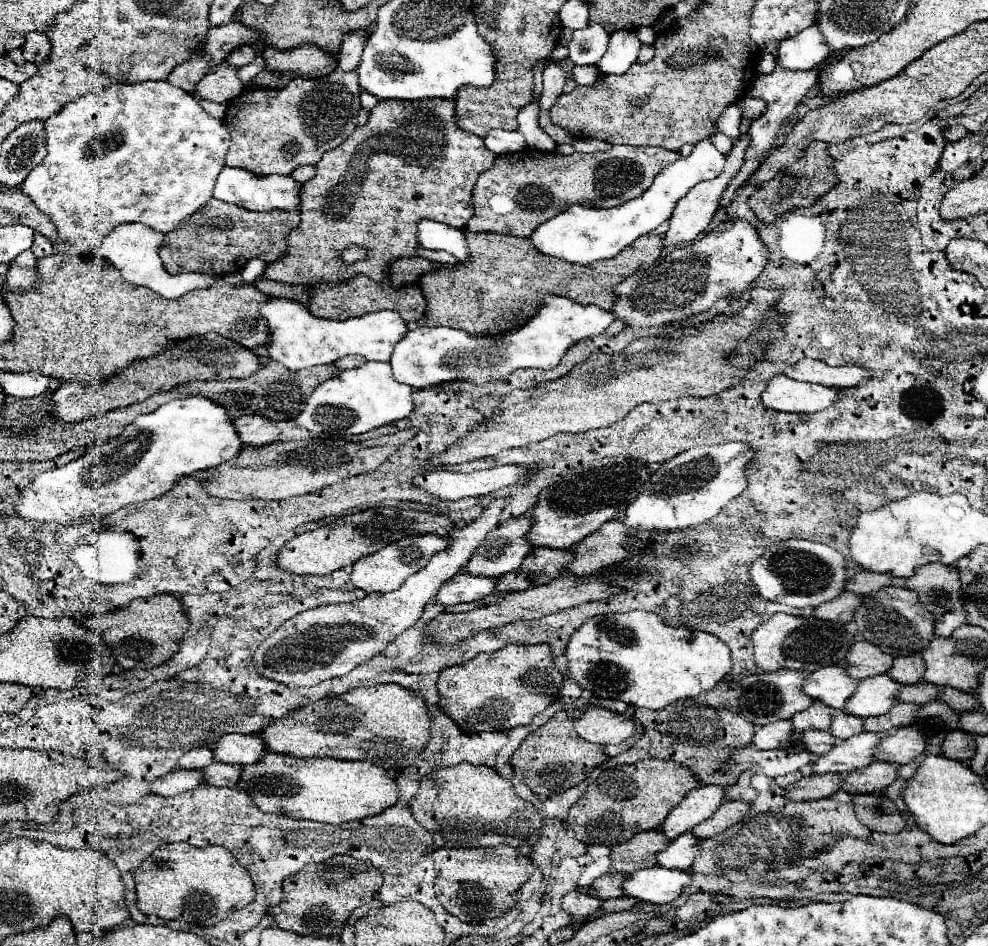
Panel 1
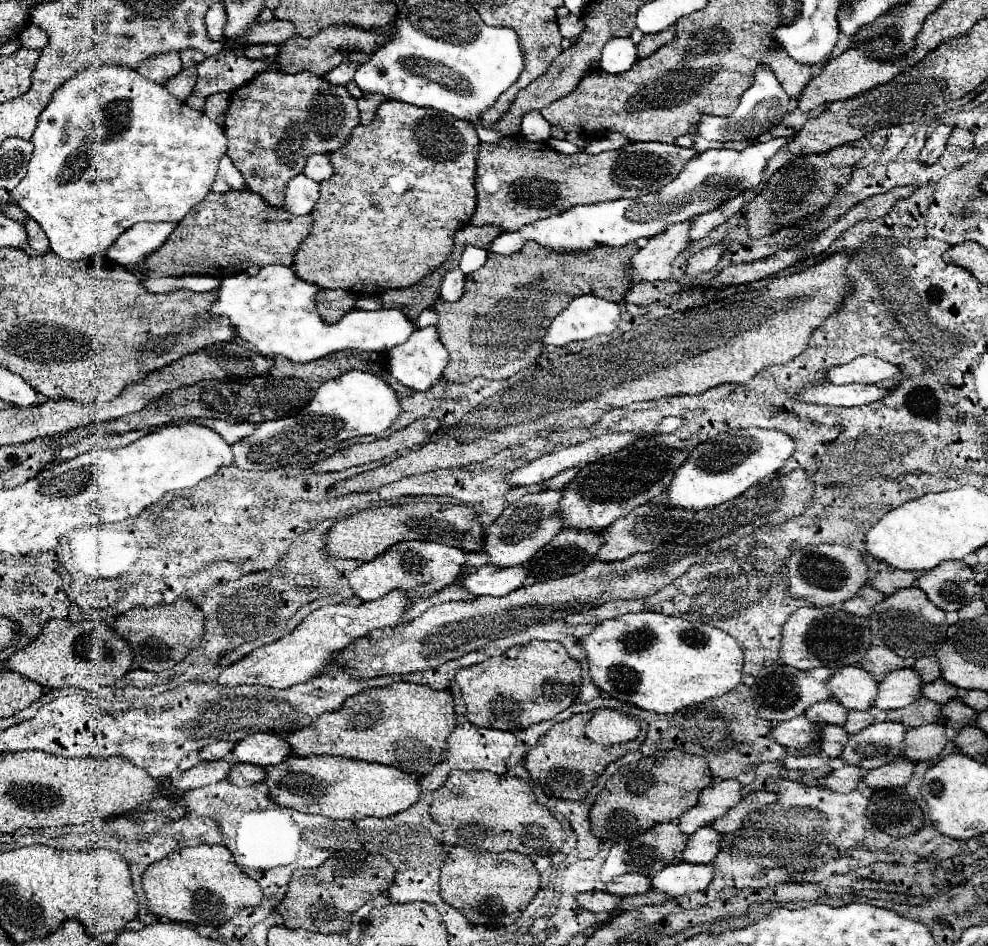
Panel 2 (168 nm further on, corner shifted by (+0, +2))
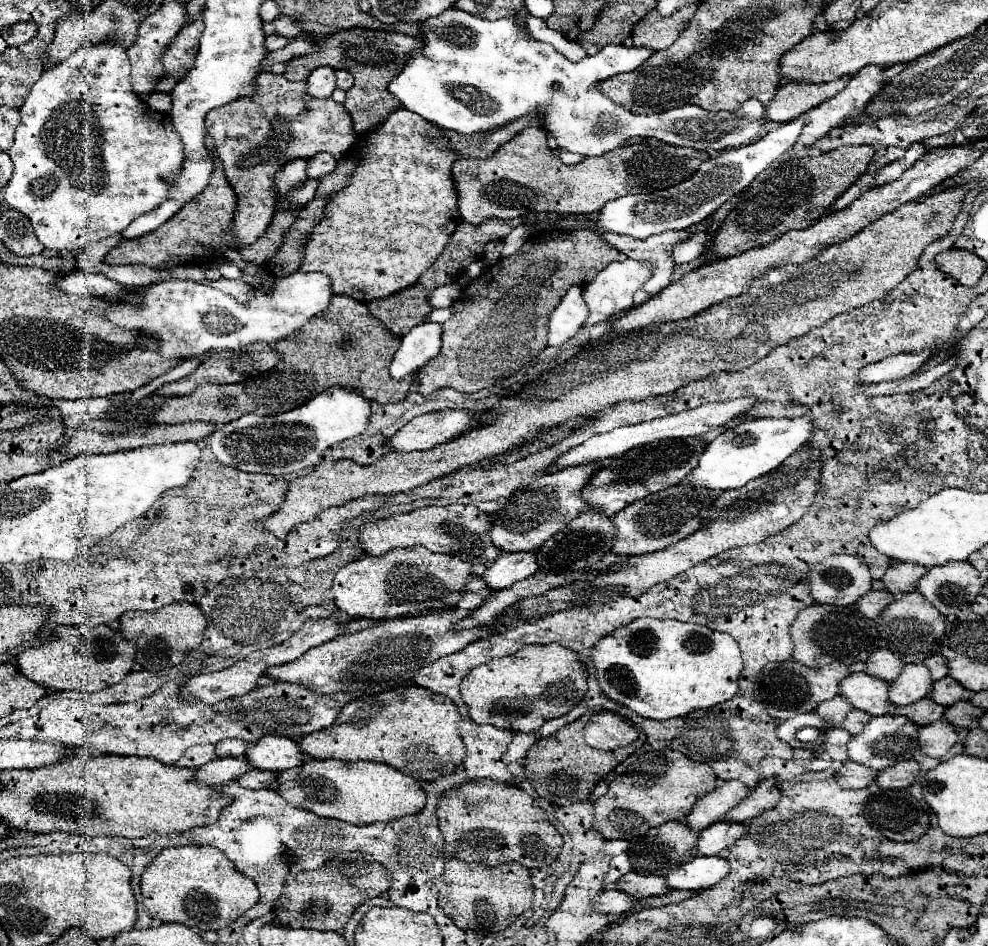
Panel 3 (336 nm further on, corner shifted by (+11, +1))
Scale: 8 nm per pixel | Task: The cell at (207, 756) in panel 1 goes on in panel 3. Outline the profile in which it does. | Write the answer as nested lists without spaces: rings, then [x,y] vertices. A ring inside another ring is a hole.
[[[226,739],[216,745],[216,753],[220,757],[244,757],[248,749],[250,749],[250,743],[242,739]]]

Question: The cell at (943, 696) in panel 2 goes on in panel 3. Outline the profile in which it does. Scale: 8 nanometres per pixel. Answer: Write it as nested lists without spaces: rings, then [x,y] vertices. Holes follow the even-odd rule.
[[[944,677],[942,681],[934,683],[930,699],[944,707],[950,707],[960,699],[970,699],[970,693],[962,685],[958,685],[958,681],[954,681],[952,677]]]

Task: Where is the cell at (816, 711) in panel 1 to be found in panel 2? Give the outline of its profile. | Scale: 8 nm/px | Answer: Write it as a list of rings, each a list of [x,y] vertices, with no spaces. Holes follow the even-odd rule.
[[[827,698],[823,702],[813,704],[805,716],[813,722],[813,724],[833,724],[833,726],[843,726],[845,724],[845,716],[847,716],[847,708],[843,708],[841,704],[837,704],[833,698]]]

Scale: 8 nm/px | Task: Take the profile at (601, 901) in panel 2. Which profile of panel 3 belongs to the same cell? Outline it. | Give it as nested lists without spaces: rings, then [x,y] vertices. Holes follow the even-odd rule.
[[[610,889],[610,891],[600,893],[598,903],[594,907],[604,913],[620,915],[620,913],[630,913],[634,909],[634,899],[620,889]]]

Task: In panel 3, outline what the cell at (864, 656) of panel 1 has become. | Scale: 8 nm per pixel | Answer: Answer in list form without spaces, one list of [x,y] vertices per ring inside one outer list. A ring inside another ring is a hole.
[[[878,649],[866,661],[866,673],[884,681],[894,681],[904,669],[900,657],[896,657],[890,649]]]

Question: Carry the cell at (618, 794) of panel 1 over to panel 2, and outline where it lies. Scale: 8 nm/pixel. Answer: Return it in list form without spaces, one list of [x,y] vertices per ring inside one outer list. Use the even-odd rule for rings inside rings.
[[[681,750],[657,752],[635,764],[621,766],[599,792],[597,802],[591,806],[591,834],[599,840],[637,838],[655,824],[671,822],[685,810],[697,804],[699,792],[711,784],[707,762],[701,756],[691,756]]]

